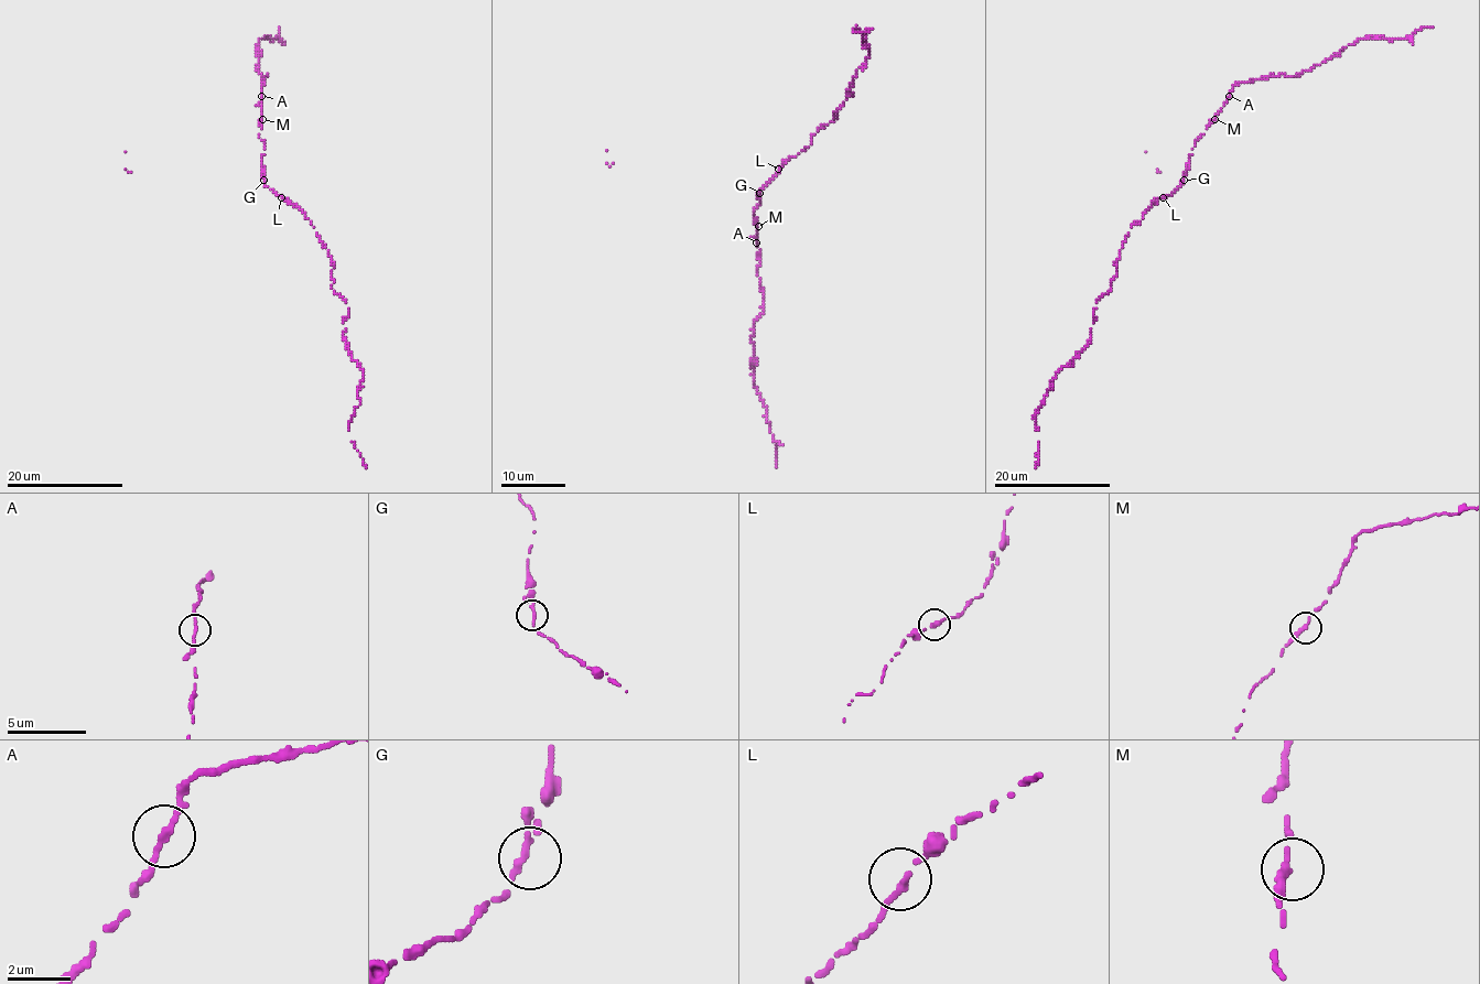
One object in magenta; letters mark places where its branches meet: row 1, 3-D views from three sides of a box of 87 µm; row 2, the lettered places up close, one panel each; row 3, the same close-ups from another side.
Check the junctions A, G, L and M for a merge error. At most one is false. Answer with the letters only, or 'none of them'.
none of them

